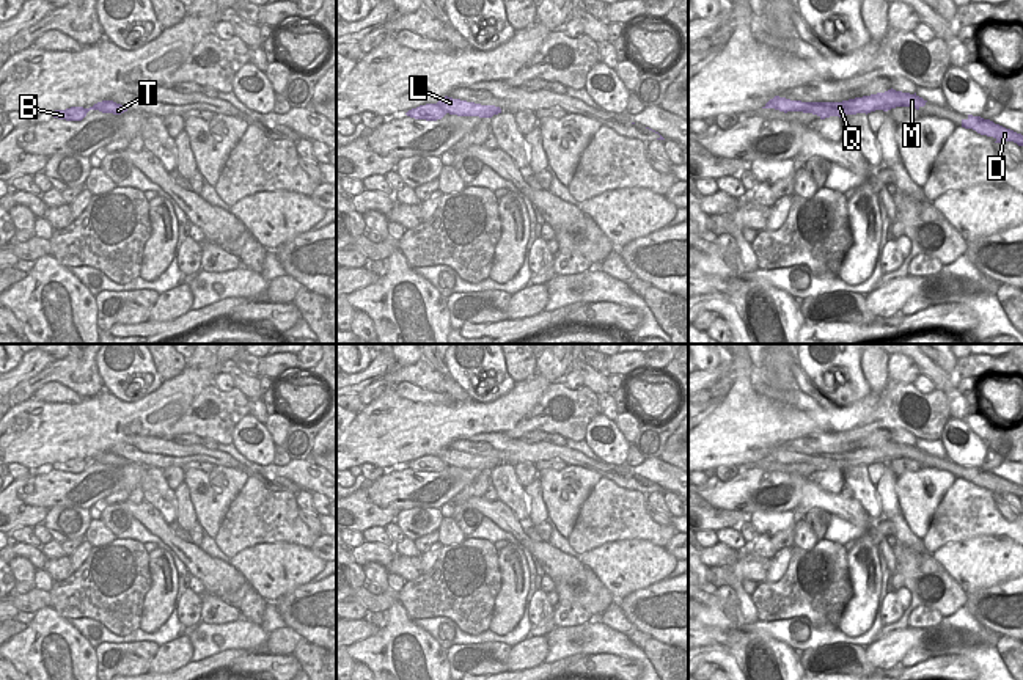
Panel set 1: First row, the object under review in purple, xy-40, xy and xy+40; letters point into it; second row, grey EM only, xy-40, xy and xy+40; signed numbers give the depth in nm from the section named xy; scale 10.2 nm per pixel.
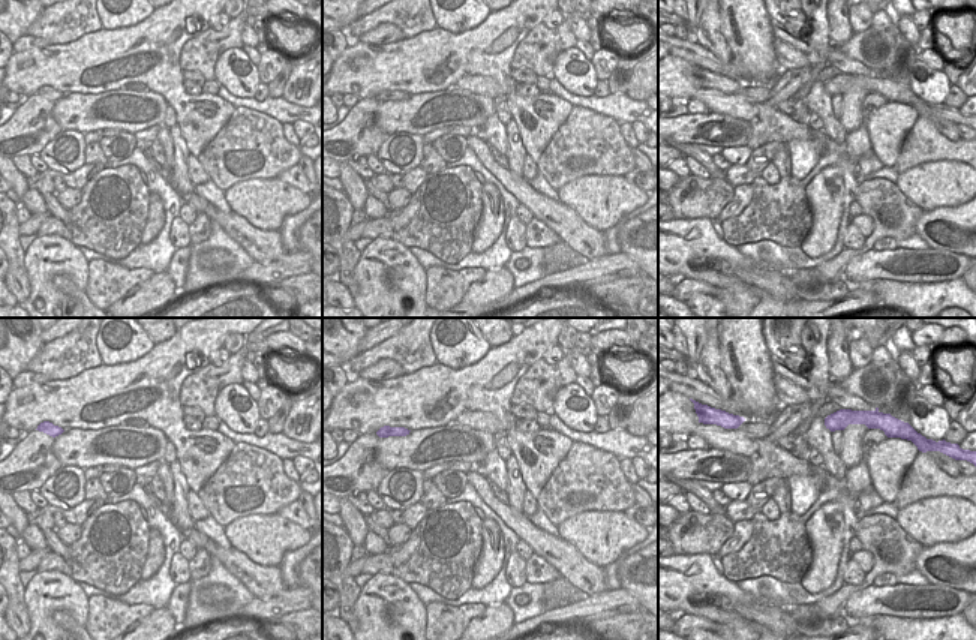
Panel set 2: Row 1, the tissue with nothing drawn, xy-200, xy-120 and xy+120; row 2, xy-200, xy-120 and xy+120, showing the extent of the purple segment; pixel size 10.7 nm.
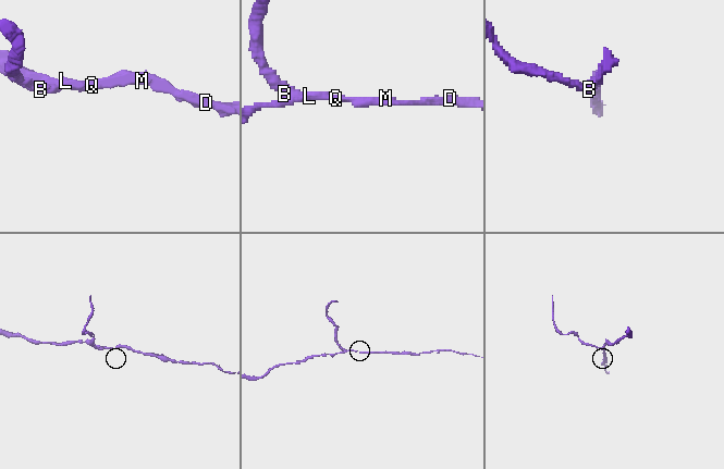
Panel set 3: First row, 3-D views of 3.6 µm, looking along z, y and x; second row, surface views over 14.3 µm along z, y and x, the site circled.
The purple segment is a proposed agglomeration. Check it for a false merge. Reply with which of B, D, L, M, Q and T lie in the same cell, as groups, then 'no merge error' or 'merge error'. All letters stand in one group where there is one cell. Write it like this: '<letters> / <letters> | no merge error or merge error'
B / D L M Q T | merge error

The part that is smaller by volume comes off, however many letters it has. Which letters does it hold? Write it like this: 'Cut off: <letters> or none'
Cut off: B

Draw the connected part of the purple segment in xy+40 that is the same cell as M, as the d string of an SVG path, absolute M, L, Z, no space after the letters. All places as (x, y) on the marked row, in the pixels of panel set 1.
M888 90L871 96L855 97L842 102L801 102L790 101L786 97L775 96L762 108L779 108L783 112L803 112L817 115L820 119L830 116L844 118L845 115L871 113L875 110L888 112L896 107L913 107L919 110L927 101L919 97L916 93L902 93Z

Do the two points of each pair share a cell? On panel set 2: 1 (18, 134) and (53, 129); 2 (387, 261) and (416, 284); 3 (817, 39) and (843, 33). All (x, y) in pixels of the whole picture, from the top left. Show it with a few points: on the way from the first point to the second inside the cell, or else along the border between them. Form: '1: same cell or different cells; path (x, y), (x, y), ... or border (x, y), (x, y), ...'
1: same cell; path (27, 132), (44, 132)
2: same cell; path (395, 267), (408, 281)
3: different cells; border (826, 15), (832, 41)

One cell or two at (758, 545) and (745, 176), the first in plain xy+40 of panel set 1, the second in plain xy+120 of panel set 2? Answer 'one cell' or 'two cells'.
one cell

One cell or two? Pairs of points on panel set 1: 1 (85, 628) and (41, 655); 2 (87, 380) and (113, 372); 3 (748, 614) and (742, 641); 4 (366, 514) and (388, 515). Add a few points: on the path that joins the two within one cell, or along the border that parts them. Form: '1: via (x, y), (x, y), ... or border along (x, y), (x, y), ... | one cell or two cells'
1: border along (66, 619), (95, 647) | two cells
2: border along (95, 360), (104, 388) | two cells
3: via (748, 621), (748, 635) | one cell
4: via (371, 515), (384, 515) | one cell

